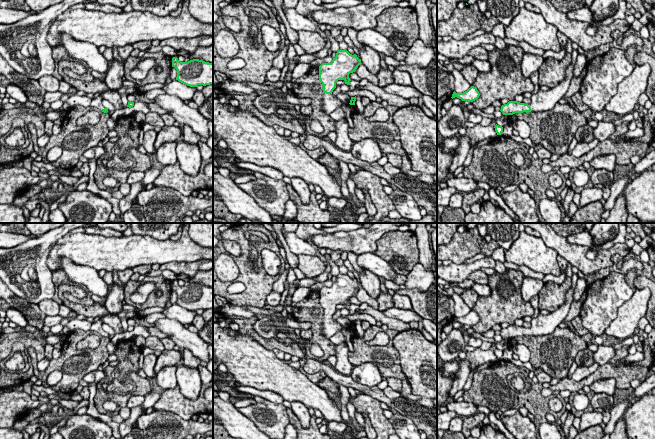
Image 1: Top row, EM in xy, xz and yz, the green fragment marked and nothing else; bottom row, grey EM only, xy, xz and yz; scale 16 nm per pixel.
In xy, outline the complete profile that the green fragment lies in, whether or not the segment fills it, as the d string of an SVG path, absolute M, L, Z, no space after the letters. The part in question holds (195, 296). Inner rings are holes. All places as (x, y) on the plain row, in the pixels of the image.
M177 281L172 282L172 291L177 294L176 304L190 310L213 308L213 287L199 283L180 286Z

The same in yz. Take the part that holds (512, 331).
M572 274L571 288L566 292L566 301L556 311L550 312L548 315L541 315L540 312L536 318L530 322L531 327L525 328L518 325L509 325L507 328L501 330L503 339L513 339L515 337L529 337L549 335L554 332L560 323L567 317L570 306L574 302L573 293L578 281L578 274Z

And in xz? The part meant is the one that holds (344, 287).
M338 274L331 287L322 287L319 290L319 304L323 309L322 334L327 339L343 328L337 320L332 318L336 312L336 306L344 304L345 308L350 309L349 298L355 296L360 288L362 288L361 283L356 278L352 279L347 274Z

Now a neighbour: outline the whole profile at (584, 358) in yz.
M586 347L577 353L574 361L578 367L589 367L594 364L593 353L593 351Z

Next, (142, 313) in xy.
M168 300L168 302L166 303L165 307L162 308L162 307L150 307L150 308L146 308L144 310L140 310L140 309L137 309L136 307L132 306L132 305L129 305L129 304L124 304L123 305L123 310L130 310L130 311L134 311L136 313L137 316L140 316L140 317L145 317L147 315L150 315L152 313L156 313L156 312L163 312L165 309L169 308L172 304L170 303L170 300Z

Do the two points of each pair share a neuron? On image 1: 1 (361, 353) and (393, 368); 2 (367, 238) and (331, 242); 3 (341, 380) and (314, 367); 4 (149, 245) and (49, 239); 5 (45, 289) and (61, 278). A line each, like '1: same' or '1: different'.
1: same
2: same
3: same
4: different
5: different

